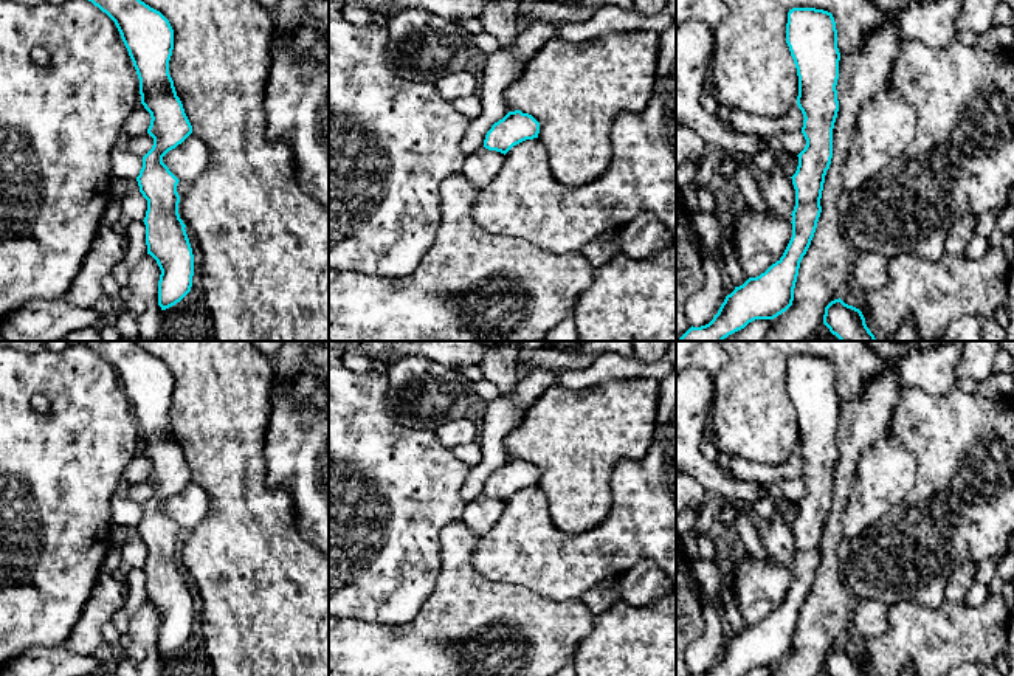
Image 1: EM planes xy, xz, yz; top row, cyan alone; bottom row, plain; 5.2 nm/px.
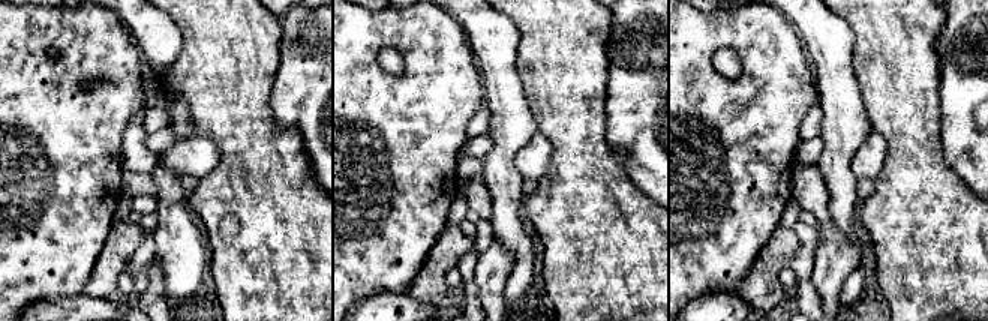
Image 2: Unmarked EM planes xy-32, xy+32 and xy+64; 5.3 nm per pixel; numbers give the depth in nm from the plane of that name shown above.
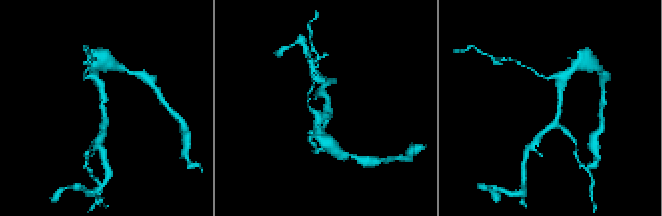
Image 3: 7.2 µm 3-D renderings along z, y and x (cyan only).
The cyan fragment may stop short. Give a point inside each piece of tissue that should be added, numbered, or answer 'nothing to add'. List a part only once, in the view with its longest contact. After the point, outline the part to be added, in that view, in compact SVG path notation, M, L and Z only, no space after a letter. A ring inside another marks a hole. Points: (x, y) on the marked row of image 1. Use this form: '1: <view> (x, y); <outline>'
nothing to add

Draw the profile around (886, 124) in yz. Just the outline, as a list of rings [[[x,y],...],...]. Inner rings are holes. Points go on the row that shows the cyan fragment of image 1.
[[[888,79],[857,115],[842,169],[843,188],[850,192],[862,188],[905,150],[915,133],[916,112]]]

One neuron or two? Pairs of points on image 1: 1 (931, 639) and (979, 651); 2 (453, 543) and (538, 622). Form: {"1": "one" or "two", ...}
{"1": "one", "2": "one"}

